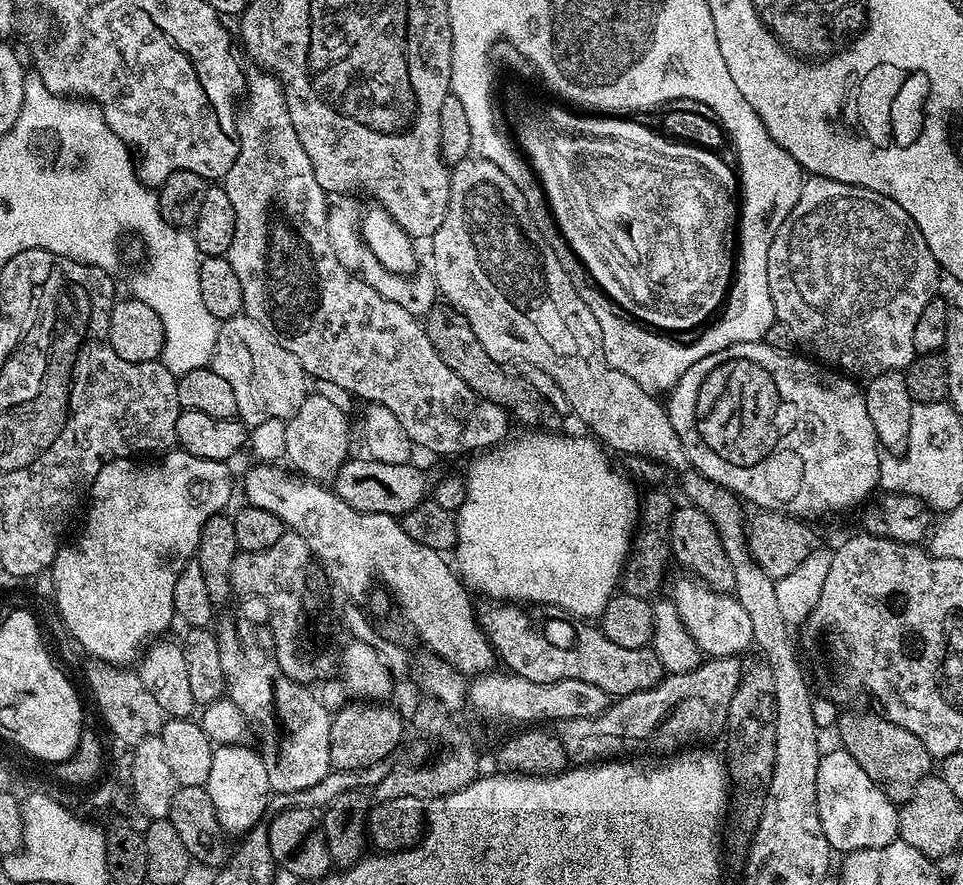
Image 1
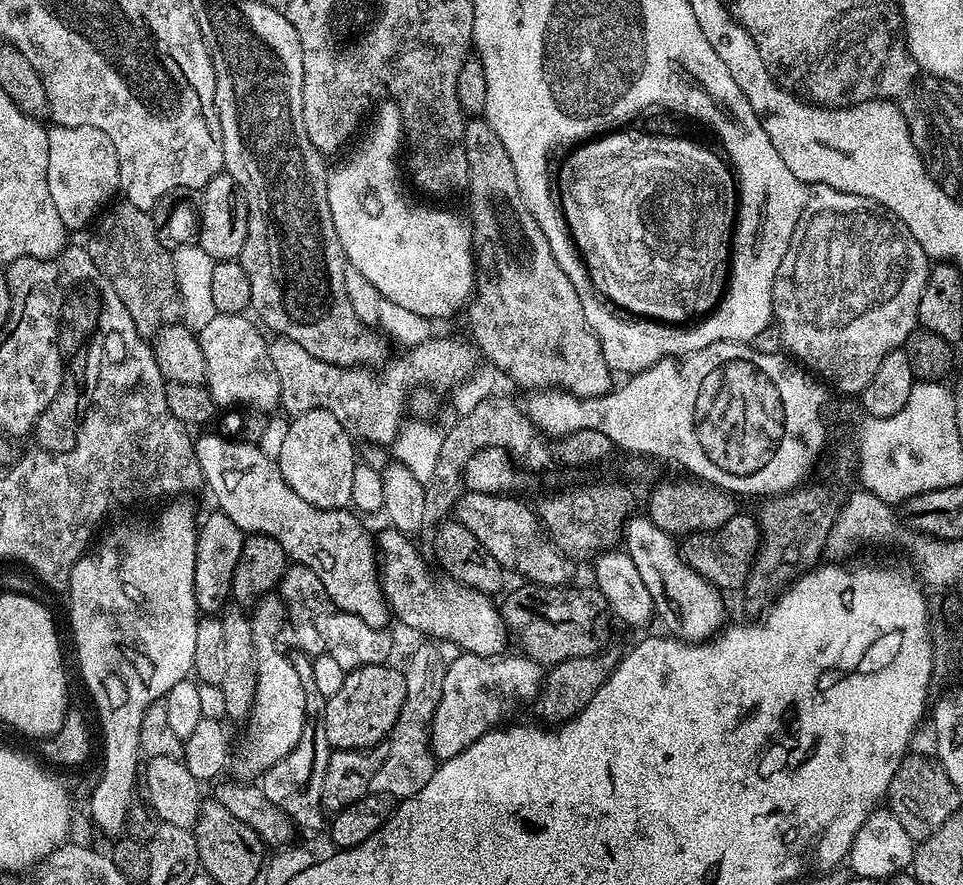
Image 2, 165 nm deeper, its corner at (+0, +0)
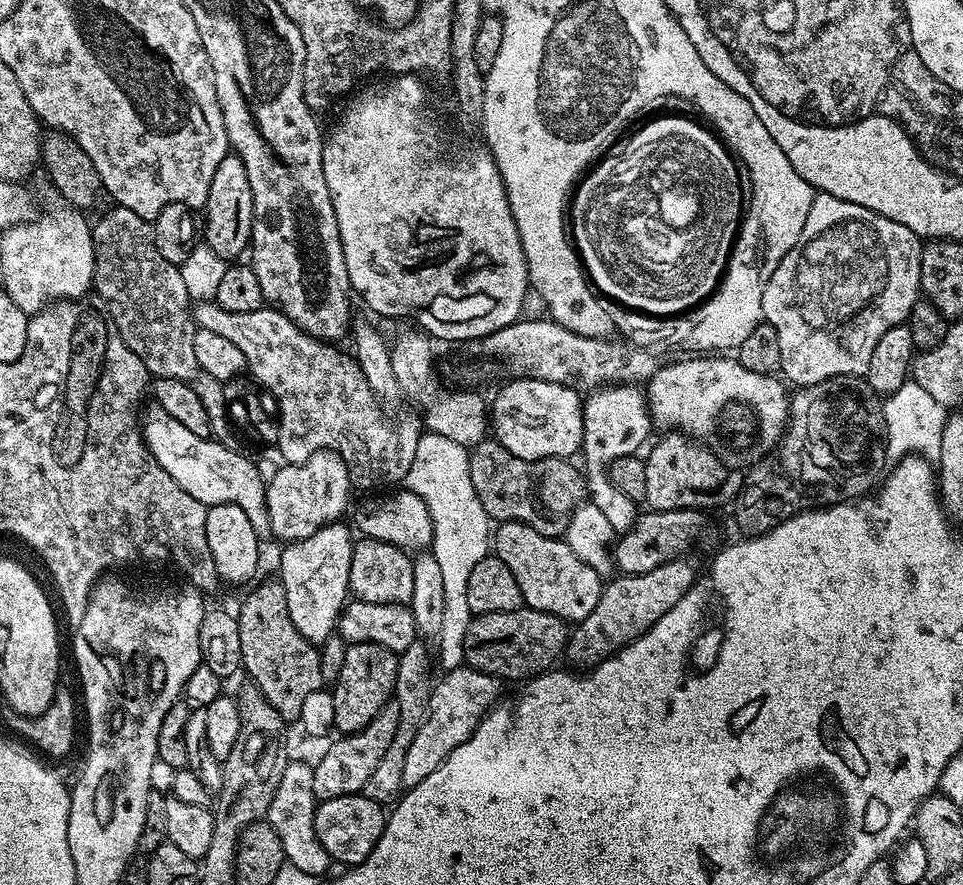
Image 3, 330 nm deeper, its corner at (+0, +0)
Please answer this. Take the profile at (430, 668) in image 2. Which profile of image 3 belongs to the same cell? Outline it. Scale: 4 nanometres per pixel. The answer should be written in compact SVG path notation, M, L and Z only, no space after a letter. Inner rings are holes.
M423 642L411 644L405 652L399 653L398 678L396 679L396 691L394 699L398 704L399 721L397 733L390 742L385 756L374 769L374 774L369 778L363 788L363 795L377 800L381 806L387 805L387 800L395 801L402 792L402 758L406 758L406 750L424 720L428 710L428 700L432 696L434 687L434 676L428 673L428 648Z

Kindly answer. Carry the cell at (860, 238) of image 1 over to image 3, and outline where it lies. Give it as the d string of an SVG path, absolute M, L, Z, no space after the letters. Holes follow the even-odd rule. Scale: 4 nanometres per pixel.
M816 192L812 198L810 214L806 214L806 226L802 226L802 234L796 245L778 262L778 270L770 274L770 282L766 282L766 290L762 294L762 310L764 320L774 330L778 330L778 346L782 349L782 362L780 372L783 379L792 386L817 384L826 382L835 376L864 376L870 366L870 354L874 354L874 346L878 346L878 338L886 334L894 326L907 321L910 310L921 299L920 290L920 250L921 237L916 236L902 222L894 222L874 210L866 210L866 206L858 206L854 202L846 202L842 198L834 198L825 192Z

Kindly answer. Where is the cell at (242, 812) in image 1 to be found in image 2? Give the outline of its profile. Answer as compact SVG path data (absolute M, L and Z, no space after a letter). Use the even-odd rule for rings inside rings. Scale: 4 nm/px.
M279 595L261 596L251 609L250 619L250 635L254 638L256 655L256 689L252 710L243 725L244 741L234 748L234 768L236 764L236 772L240 775L237 777L240 778L259 777L267 772L295 748L301 747L306 736L304 707L308 704L308 696L304 693L304 680L299 670L288 661L287 654L276 645L276 624L285 623L286 605Z

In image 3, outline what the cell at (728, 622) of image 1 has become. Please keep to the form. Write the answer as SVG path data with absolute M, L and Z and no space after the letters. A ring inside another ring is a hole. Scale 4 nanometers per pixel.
M635 383L614 384L587 393L584 400L582 472L586 477L586 492L590 503L602 510L602 515L610 521L613 533L623 534L632 529L632 523L638 515L638 504L628 500L626 494L612 484L609 468L620 456L637 455L641 451L639 448L643 449L649 443L648 435L651 432L654 432L654 425L648 413L648 397L643 387Z

